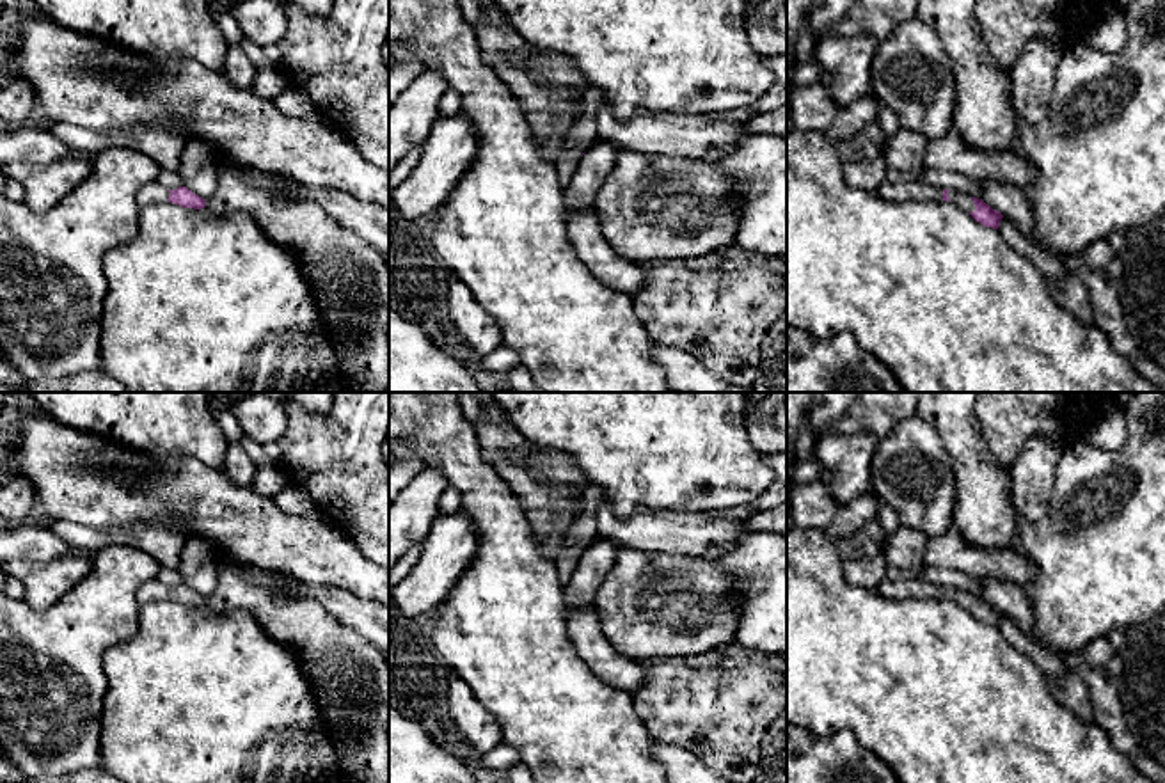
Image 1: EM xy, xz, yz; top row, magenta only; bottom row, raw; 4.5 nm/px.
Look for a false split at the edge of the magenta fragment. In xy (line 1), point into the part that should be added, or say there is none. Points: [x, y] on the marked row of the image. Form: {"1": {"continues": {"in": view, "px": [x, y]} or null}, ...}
{"1": {"continues": {"in": "xy", "px": [153, 192]}}}

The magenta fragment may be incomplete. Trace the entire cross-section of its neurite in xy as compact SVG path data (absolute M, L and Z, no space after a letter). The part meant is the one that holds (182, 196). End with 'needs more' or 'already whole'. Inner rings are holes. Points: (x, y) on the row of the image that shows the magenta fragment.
M153 181L146 185L139 194L137 194L137 206L139 210L155 204L155 202L174 202L183 208L194 208L201 210L206 208L206 199L199 197L186 186L179 186L176 190L167 190L162 186L158 181Z; needs more

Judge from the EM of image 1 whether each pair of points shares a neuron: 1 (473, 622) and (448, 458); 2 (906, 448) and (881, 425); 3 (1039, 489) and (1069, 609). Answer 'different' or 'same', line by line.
1: same
2: different
3: different

